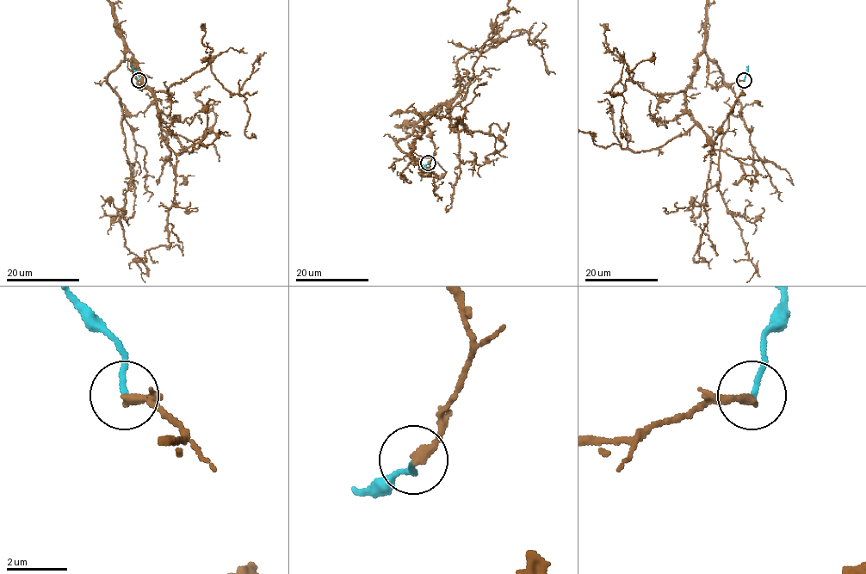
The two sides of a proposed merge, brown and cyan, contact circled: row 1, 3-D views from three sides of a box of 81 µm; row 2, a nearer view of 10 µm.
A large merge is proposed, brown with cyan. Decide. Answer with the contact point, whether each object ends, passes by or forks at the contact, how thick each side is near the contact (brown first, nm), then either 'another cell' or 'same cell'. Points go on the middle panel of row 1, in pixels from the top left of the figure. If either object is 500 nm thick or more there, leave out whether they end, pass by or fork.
at (428, 163); brown ends there; cyan ends there; 320 nm thick on the brown side, 170 nm on the other; another cell

